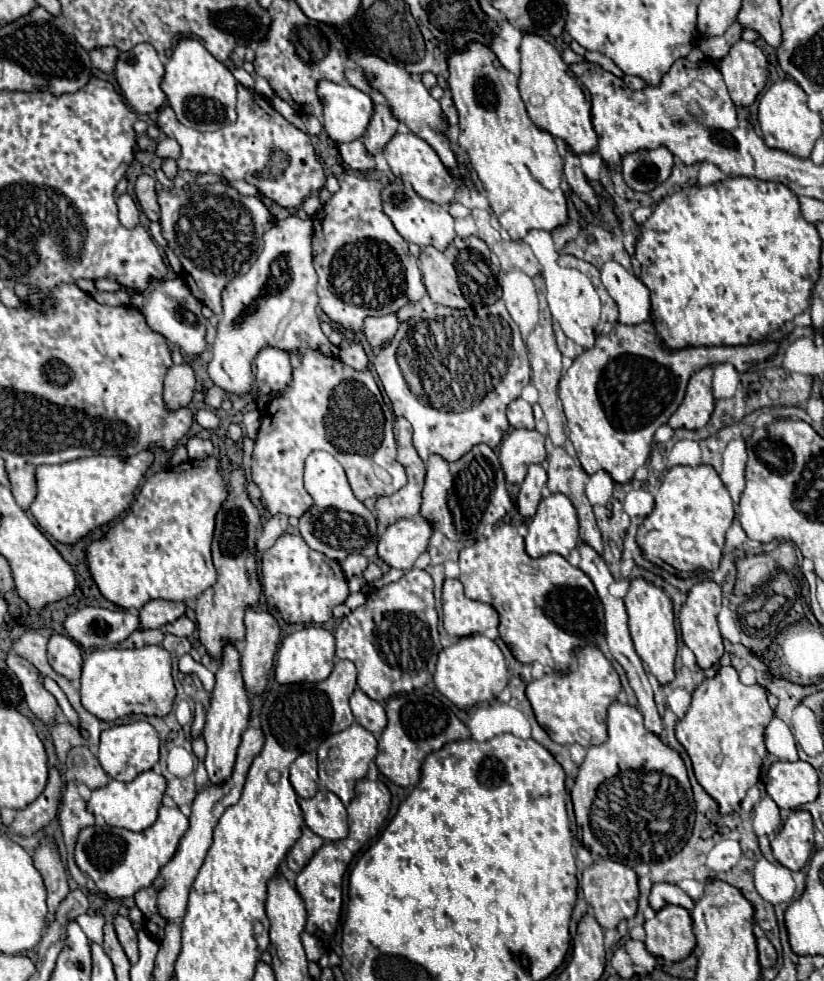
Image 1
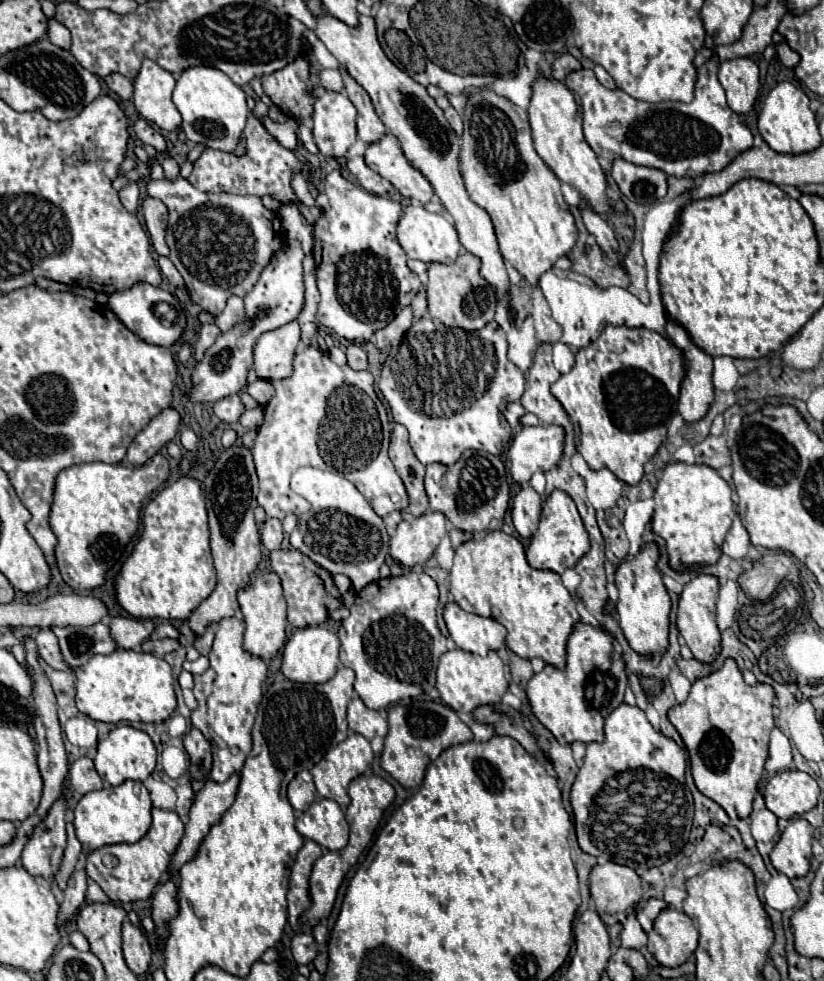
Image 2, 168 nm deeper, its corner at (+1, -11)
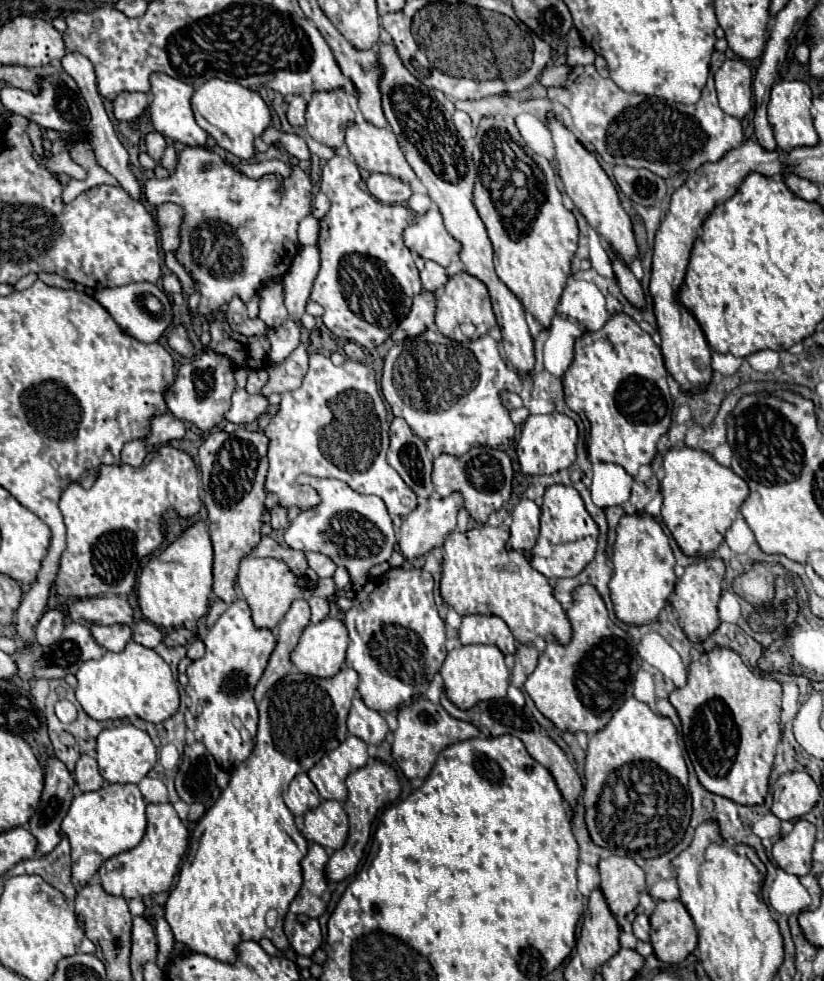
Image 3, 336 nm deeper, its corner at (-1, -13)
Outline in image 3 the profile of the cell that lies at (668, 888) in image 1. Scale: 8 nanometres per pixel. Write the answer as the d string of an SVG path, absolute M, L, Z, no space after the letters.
M637 914L637 918L633 920L633 934L639 938L639 940L649 940L649 916L647 914Z

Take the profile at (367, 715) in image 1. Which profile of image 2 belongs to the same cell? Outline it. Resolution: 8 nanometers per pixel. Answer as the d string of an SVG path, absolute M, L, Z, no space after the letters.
M357 694L353 696L353 700L349 704L347 722L349 722L349 728L353 732L365 736L367 740L373 740L375 736L385 736L387 734L385 716L381 716L381 712L377 712L377 710L369 710Z

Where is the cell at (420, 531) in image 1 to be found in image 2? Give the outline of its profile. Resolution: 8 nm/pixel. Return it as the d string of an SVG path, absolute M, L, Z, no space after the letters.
M427 510L423 516L415 516L413 522L401 520L389 544L391 558L405 568L425 564L445 534L447 518L441 512Z

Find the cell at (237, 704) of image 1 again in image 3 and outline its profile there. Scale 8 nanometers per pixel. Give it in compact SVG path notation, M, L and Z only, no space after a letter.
M239 598L219 616L203 640L207 646L205 656L187 668L189 682L185 692L191 698L191 708L185 714L185 722L195 740L203 742L215 756L217 764L223 770L233 772L237 764L249 758L255 746L257 704L253 690L275 648L275 636L269 630L253 626L251 610L247 602Z

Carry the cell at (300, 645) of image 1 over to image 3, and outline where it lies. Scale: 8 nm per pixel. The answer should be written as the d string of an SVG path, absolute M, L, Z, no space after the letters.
M325 618L303 630L299 644L291 654L291 664L301 674L333 678L345 664L347 644L349 636L345 624L335 618Z

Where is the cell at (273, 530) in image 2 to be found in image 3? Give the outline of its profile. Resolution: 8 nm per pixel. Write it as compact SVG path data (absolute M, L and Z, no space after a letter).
M275 506L271 510L271 528L273 530L285 530L287 526L287 510L281 506Z

